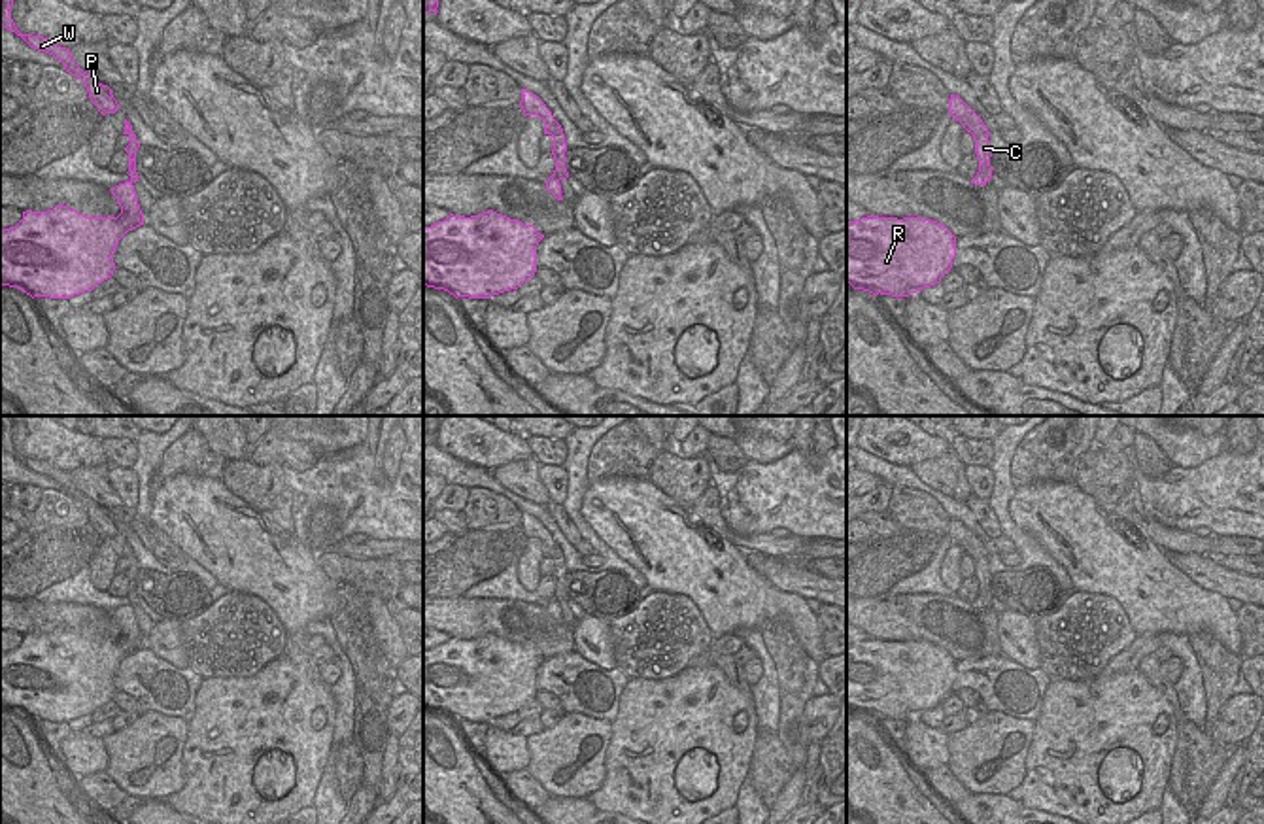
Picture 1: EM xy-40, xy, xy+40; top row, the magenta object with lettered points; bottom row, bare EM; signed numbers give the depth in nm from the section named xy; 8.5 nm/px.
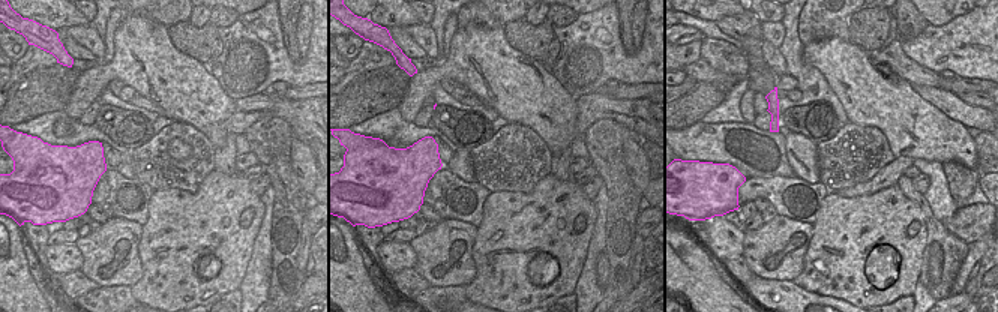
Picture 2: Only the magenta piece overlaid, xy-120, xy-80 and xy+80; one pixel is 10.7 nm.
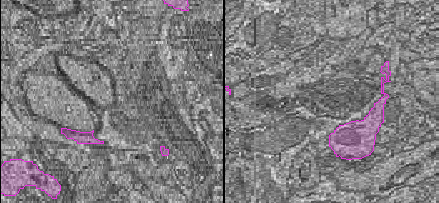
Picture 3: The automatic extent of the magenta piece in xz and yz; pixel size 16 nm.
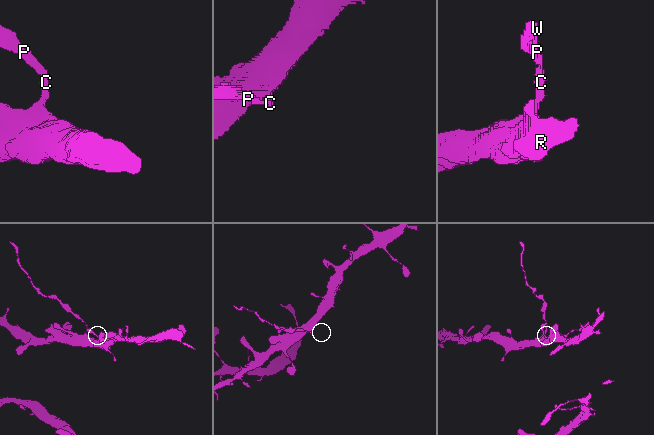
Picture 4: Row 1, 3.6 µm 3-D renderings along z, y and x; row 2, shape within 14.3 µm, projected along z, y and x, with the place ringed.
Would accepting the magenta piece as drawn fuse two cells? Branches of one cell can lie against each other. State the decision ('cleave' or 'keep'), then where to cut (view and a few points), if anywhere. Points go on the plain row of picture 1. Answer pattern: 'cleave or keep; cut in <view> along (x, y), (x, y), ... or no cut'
cleave; cut in xy along (554, 594), (558, 603)

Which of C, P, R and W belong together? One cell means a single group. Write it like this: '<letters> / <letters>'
C P W / R

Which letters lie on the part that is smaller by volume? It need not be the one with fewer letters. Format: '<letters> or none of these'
C, P, W

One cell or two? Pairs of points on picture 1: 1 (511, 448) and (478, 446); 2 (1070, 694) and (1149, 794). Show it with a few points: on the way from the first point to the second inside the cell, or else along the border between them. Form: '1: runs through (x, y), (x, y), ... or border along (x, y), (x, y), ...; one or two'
1: runs through (503, 446), (486, 446); one
2: runs through (1100, 713), (1111, 713), (1151, 753), (1151, 764); one

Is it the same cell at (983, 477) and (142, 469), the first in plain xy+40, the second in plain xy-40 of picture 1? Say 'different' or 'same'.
different

